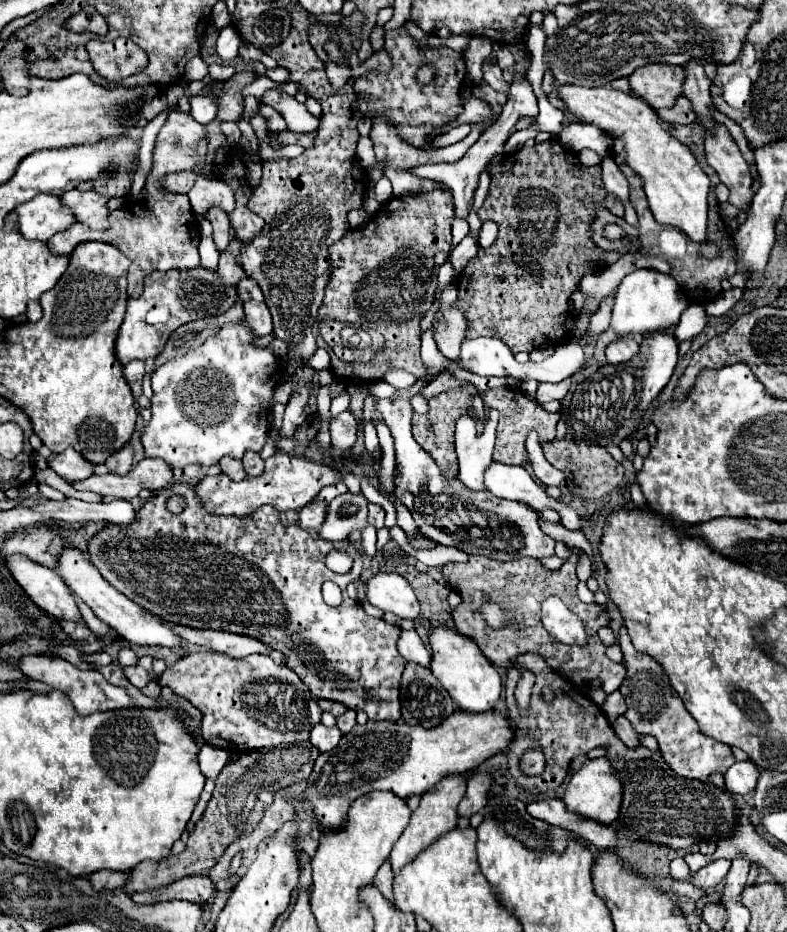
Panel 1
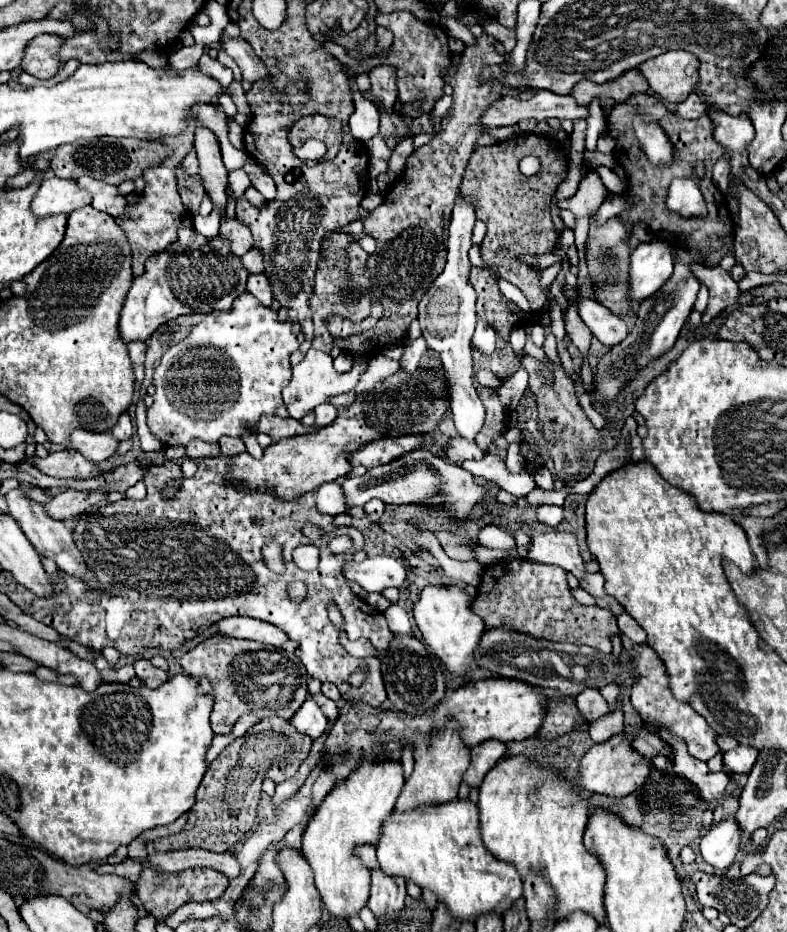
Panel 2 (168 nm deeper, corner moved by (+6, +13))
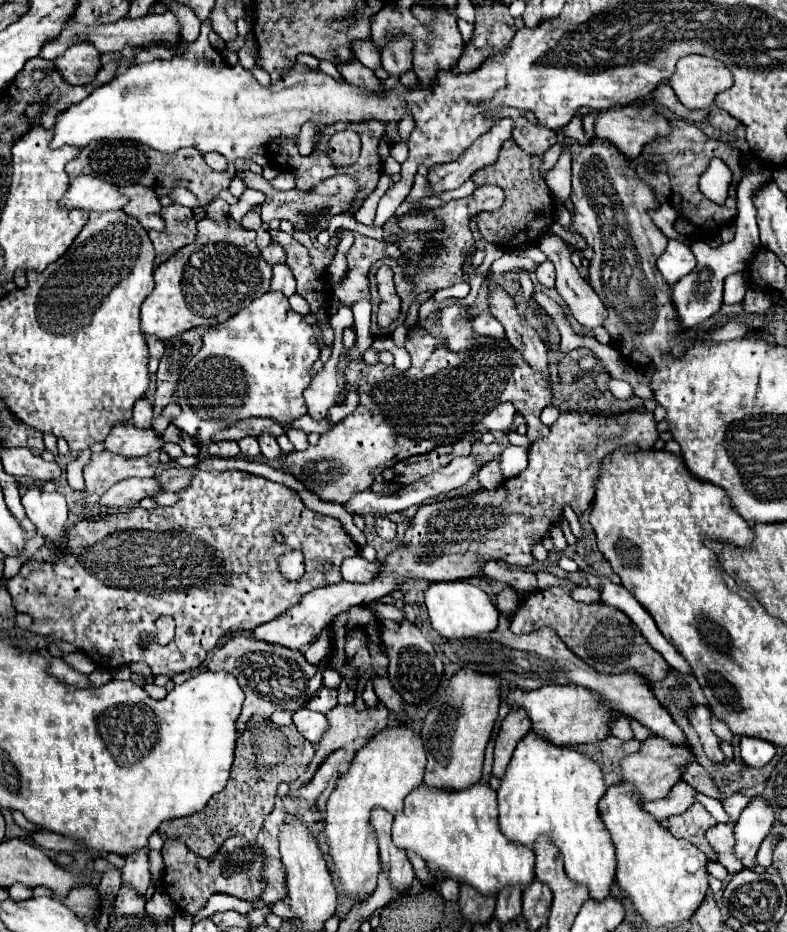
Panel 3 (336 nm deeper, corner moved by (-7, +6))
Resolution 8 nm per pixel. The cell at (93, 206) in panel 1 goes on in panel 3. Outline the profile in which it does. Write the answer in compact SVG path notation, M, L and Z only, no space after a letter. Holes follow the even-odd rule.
M129 186L129 202L123 206L123 212L137 218L145 230L163 230L163 220L159 216L161 204L153 188Z

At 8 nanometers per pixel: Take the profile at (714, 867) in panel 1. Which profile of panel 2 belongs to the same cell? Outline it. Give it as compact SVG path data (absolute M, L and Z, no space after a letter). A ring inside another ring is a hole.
M726 817L712 825L700 841L700 853L706 863L718 871L726 871L740 849L740 825L734 817Z

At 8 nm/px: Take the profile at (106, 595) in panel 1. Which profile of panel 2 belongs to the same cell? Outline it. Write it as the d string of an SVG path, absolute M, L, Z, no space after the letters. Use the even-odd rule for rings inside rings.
M12 489L12 491L8 491L8 493L6 493L6 501L8 501L8 507L10 507L10 515L18 521L20 529L24 531L24 535L28 537L28 541L34 545L34 549L36 549L40 555L54 559L56 565L60 567L60 571L66 571L68 575L82 579L82 581L84 581L88 587L92 587L92 589L96 587L96 579L94 579L92 573L86 569L84 559L82 559L80 551L76 549L76 545L74 545L74 541L72 541L72 531L70 531L62 521L52 519L52 517L46 513L44 505L38 503L38 501L28 499L26 491L22 491L22 489Z

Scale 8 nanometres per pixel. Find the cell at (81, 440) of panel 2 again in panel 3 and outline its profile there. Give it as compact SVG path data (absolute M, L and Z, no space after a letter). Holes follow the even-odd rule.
M131 422L127 424L117 424L113 432L103 440L105 450L125 456L125 458L137 458L145 456L153 450L159 450L163 446L163 440L149 428L149 430L139 430Z

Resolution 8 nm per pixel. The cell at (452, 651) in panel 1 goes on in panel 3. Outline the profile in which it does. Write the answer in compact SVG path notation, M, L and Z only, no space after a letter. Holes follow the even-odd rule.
M455 580L455 582L433 582L425 592L425 606L429 610L431 628L441 638L475 638L497 628L499 610L493 606L489 596L473 584Z

